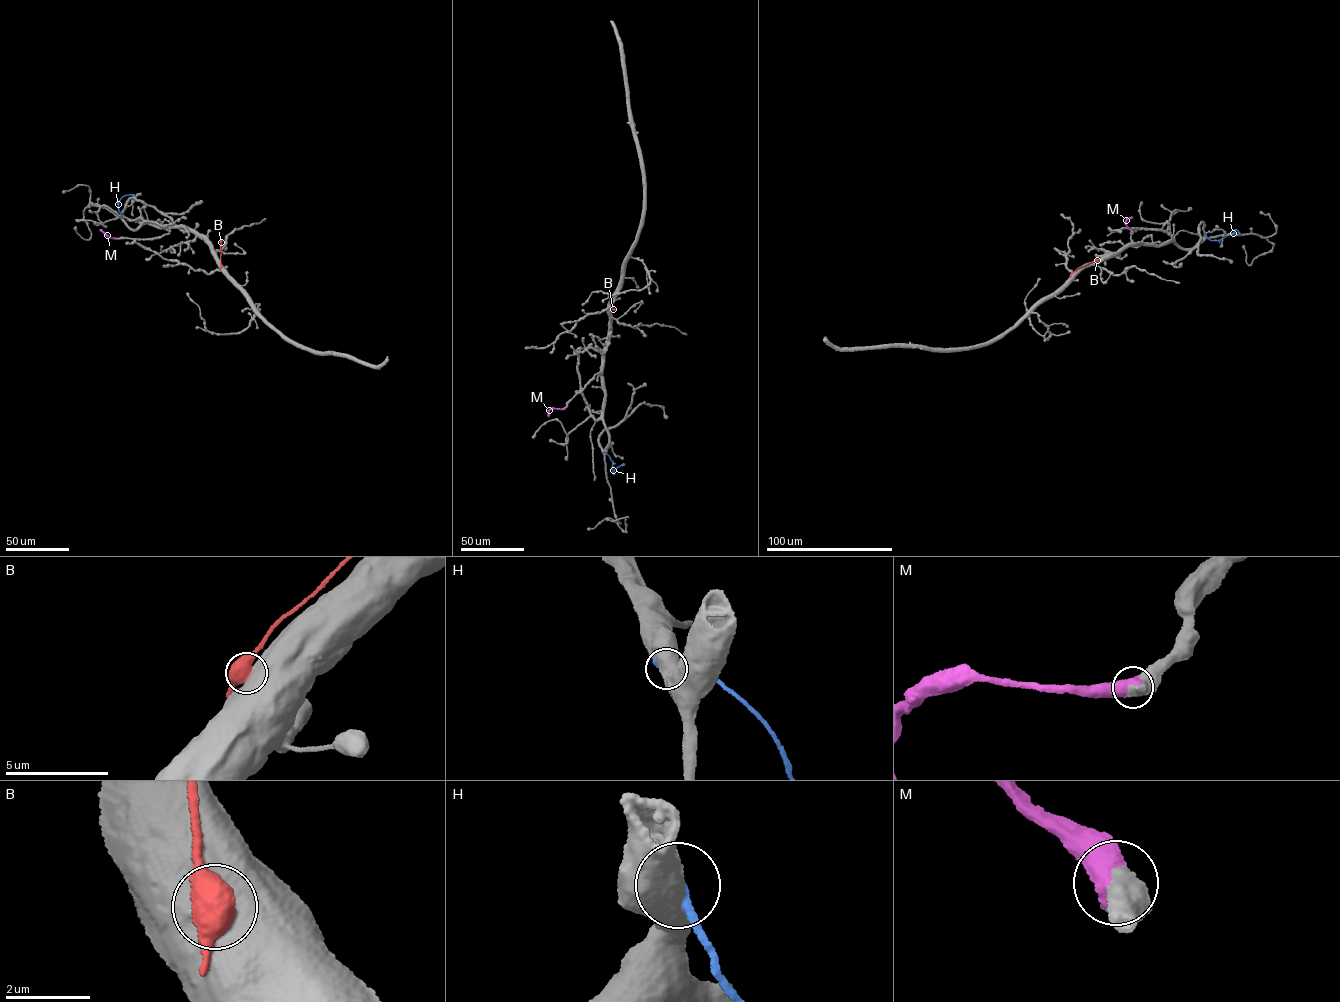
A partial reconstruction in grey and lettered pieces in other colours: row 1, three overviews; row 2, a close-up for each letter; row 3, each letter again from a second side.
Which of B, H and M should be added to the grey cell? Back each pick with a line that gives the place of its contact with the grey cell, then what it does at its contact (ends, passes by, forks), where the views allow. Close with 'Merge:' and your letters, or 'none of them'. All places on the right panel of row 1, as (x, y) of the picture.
M: Touches grey at (1132, 231). It ends there
Merge: M

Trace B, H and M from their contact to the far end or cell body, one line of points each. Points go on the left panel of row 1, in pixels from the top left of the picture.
B: (221, 267), (221, 240)
H: (121, 213), (118, 211), (120, 199), (126, 195), (135, 195)
M: (115, 238), (100, 229)

